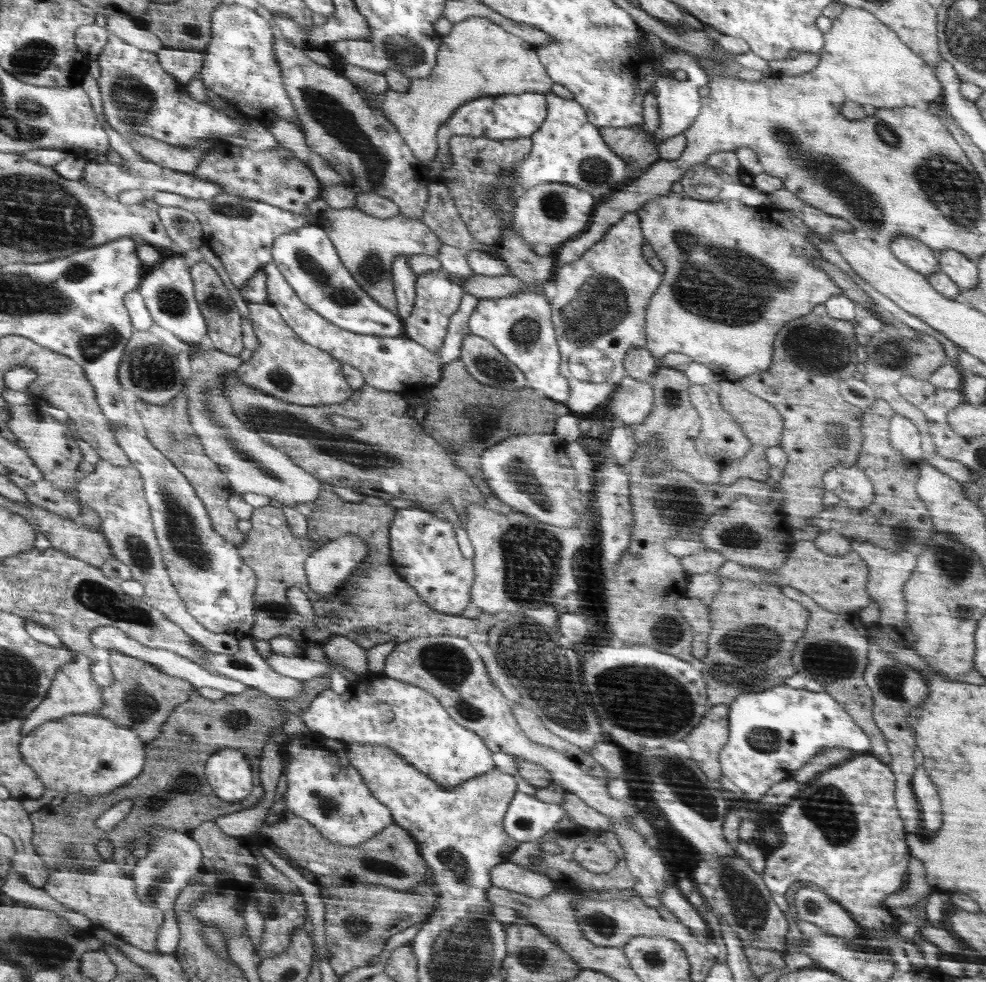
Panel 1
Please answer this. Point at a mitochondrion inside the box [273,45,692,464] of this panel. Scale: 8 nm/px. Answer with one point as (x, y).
(328, 112)

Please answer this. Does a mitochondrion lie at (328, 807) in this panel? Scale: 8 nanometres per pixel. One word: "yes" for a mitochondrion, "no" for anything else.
yes

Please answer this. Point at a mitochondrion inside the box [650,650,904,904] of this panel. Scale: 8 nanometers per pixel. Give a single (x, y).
(828, 808)

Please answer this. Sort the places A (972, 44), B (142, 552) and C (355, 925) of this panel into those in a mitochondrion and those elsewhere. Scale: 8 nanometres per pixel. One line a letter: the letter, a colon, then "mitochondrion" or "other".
A: mitochondrion
B: mitochondrion
C: mitochondrion

